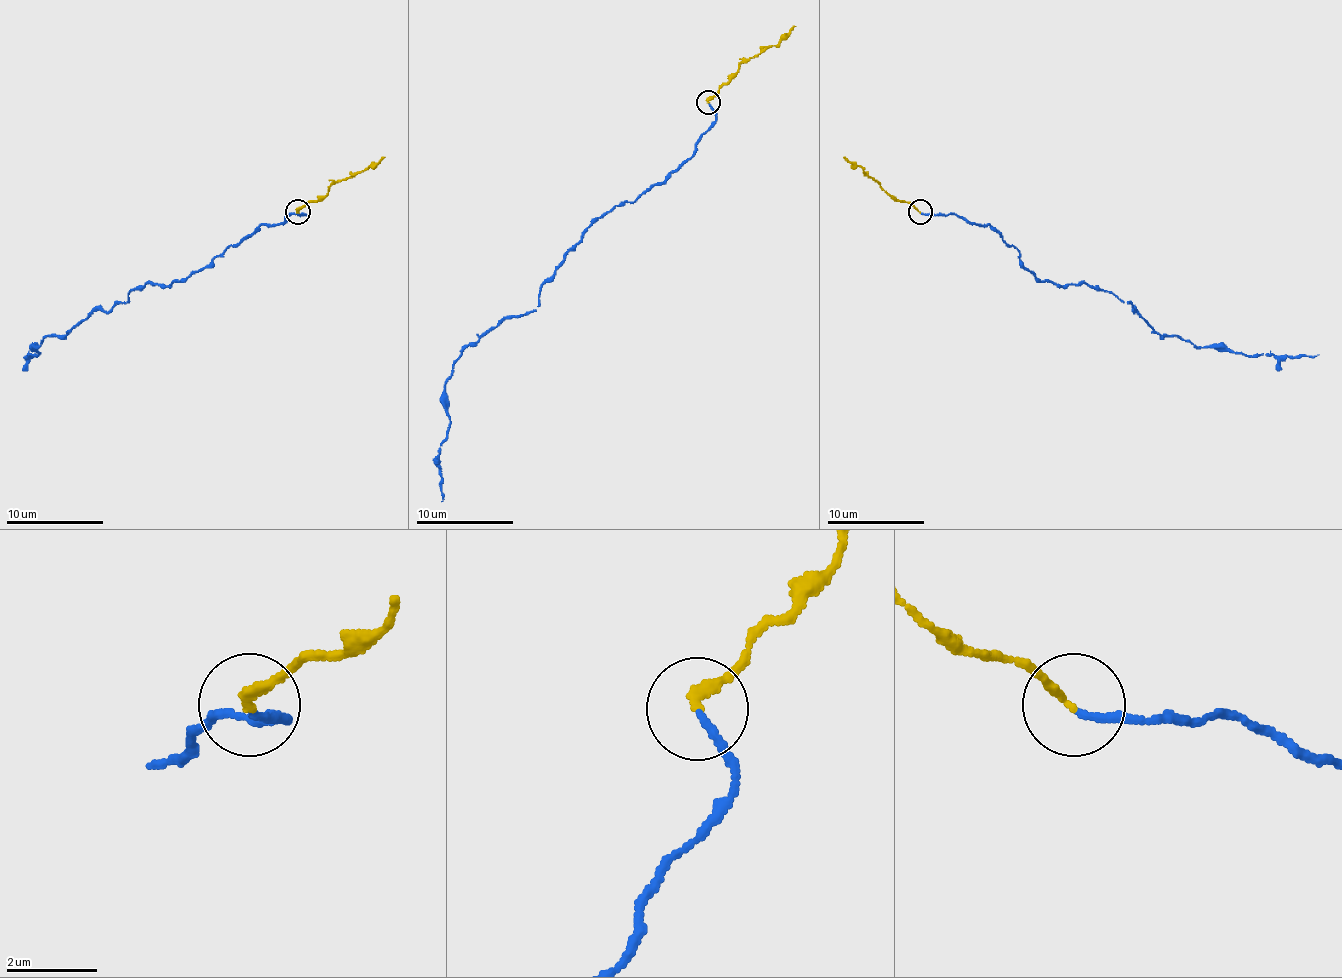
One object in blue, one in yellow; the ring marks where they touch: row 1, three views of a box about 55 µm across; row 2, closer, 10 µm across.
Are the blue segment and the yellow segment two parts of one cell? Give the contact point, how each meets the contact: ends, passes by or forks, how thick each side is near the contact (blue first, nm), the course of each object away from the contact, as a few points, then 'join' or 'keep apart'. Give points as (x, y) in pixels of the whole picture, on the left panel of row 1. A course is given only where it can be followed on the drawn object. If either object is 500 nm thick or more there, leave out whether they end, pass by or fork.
(297, 211) | blue ends | yellow ends | 140/220 nm | blue via (297, 212), (304, 214), (260, 224), (183, 280), (147, 282), (108, 311), (96, 309), (30, 355) | yellow via (297, 212), (316, 202), (333, 183), (365, 171), (384, 156) | join

